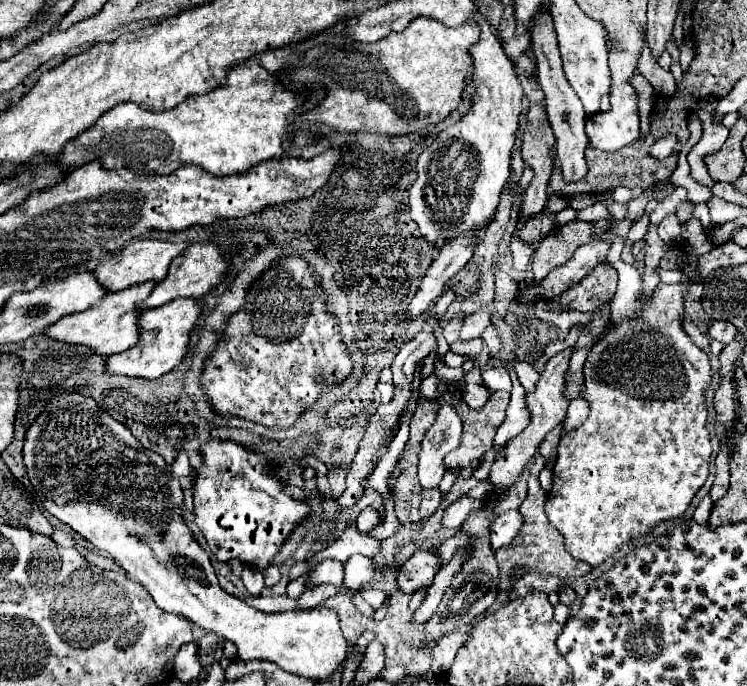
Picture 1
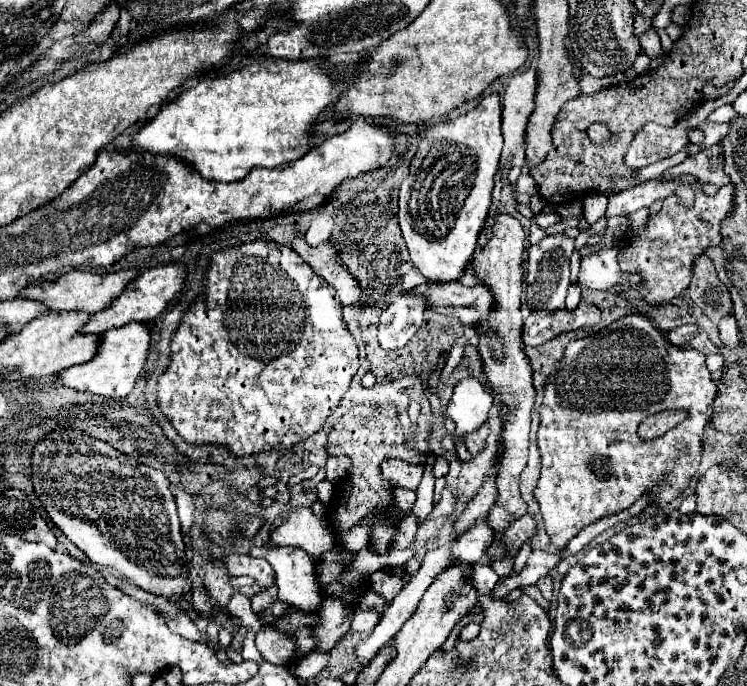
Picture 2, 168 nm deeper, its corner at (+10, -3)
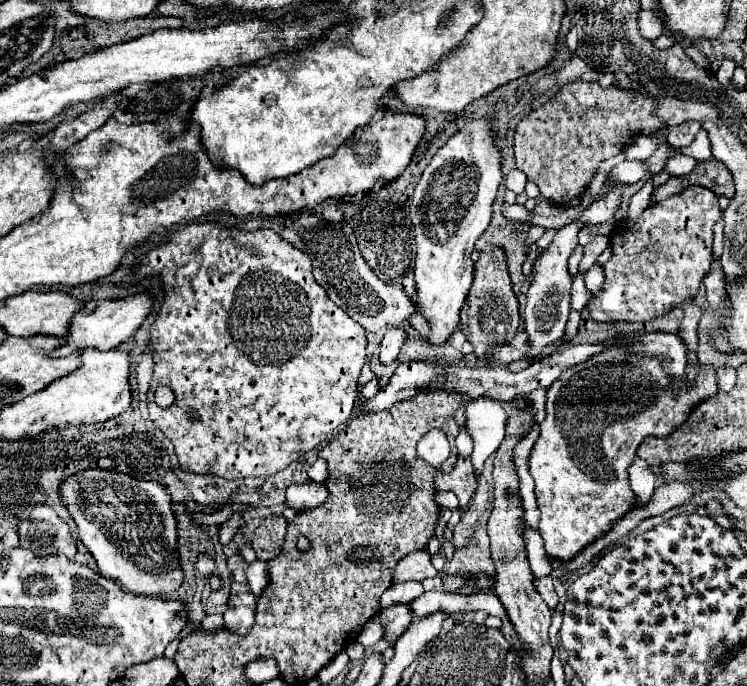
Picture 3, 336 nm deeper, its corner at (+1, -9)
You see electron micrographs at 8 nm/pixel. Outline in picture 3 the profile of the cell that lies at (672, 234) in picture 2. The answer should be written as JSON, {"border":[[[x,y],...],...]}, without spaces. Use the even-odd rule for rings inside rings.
{"border":[[[690,185],[680,197],[670,197],[666,201],[648,207],[638,219],[622,219],[612,231],[612,257],[604,263],[606,281],[602,289],[588,301],[588,311],[594,321],[630,321],[630,323],[650,323],[674,307],[690,301],[698,295],[700,283],[712,267],[712,227],[722,219],[722,209],[716,201],[716,193],[702,187]]]}

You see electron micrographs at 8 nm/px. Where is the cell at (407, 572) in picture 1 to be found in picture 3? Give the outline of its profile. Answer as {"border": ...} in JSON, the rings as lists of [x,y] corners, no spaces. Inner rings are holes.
{"border":[[[396,603],[396,605],[388,607],[382,613],[382,623],[386,625],[384,639],[394,643],[406,631],[406,627],[410,625],[410,621],[412,621],[412,609],[410,609],[410,605]]]}

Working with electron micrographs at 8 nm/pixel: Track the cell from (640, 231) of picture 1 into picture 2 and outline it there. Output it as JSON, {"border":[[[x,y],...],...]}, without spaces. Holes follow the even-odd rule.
{"border":[[[576,283],[575,286],[569,286],[568,294],[565,301],[565,308],[568,310],[574,310],[577,308],[581,301],[581,288]]]}

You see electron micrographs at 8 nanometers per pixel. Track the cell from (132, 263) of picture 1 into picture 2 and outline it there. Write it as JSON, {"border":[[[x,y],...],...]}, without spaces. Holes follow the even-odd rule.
{"border":[[[135,269],[107,273],[107,275],[95,275],[95,273],[87,273],[87,271],[69,271],[69,273],[61,275],[55,281],[45,281],[45,283],[39,283],[39,285],[25,287],[25,291],[21,291],[21,295],[17,295],[17,297],[39,301],[49,311],[87,311],[87,313],[97,313],[97,311],[103,311],[105,307],[109,307],[111,299],[119,297],[123,293],[125,285],[135,277],[137,277]]]}

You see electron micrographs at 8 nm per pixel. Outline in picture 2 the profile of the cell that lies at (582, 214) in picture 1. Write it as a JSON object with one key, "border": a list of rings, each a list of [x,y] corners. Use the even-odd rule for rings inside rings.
{"border":[[[535,213],[533,215],[533,221],[539,225],[539,227],[549,227],[549,225],[555,225],[559,223],[559,215],[557,213]]]}

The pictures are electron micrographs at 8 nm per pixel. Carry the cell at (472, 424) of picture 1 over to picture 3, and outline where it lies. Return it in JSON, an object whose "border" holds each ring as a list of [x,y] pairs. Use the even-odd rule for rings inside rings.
{"border":[[[470,457],[458,458],[450,473],[436,471],[434,485],[436,485],[436,491],[456,493],[456,497],[460,499],[460,507],[466,507],[466,503],[470,501],[470,497],[478,485]]]}

